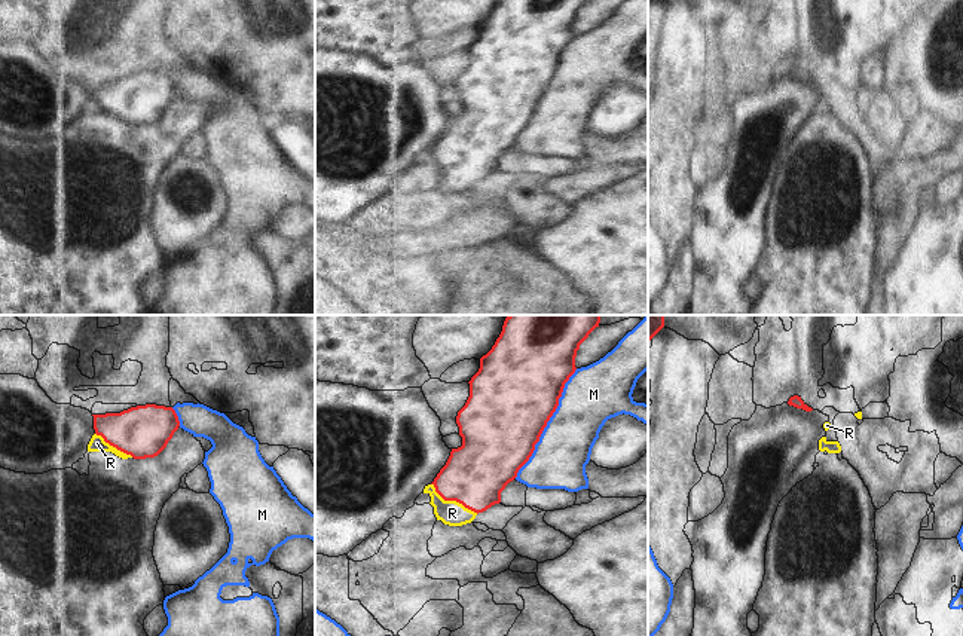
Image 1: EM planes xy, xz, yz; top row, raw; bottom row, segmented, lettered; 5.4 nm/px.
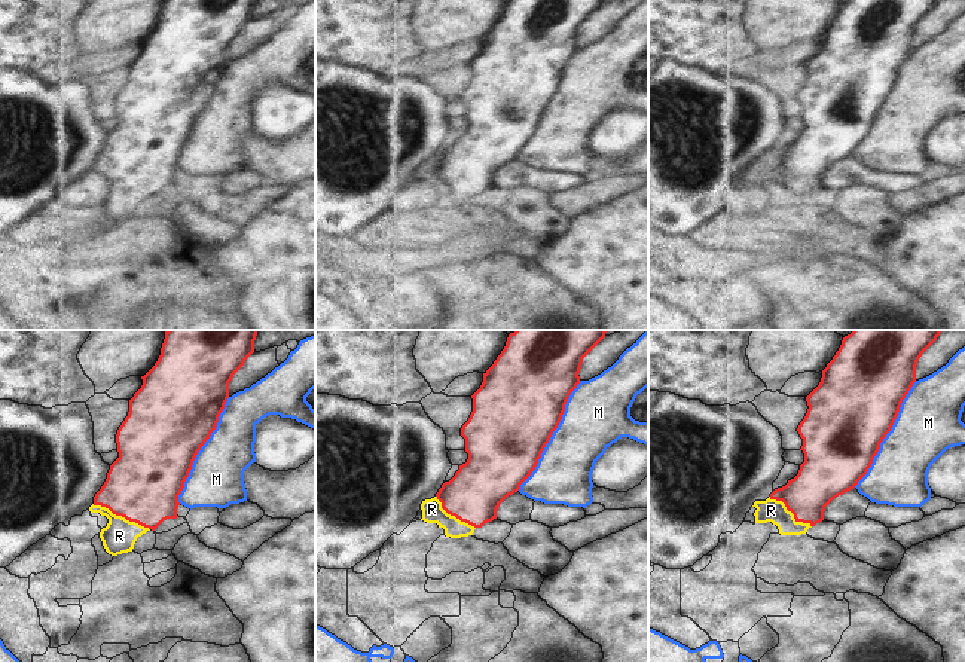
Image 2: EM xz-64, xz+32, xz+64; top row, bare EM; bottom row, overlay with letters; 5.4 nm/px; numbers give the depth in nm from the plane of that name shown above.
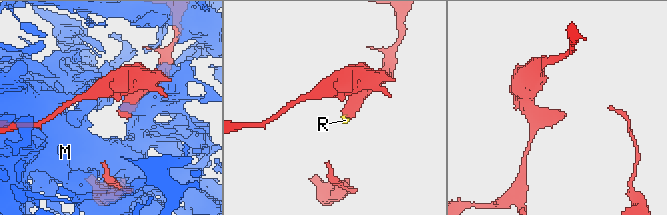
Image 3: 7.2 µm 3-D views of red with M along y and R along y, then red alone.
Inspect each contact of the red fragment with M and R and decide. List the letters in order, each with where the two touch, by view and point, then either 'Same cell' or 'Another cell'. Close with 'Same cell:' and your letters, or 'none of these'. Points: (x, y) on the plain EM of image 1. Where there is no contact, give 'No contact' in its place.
M: Touches red at xz (546, 91). Another cell
R: Touches red at xz (454, 167). Same cell
Same cell: R.

